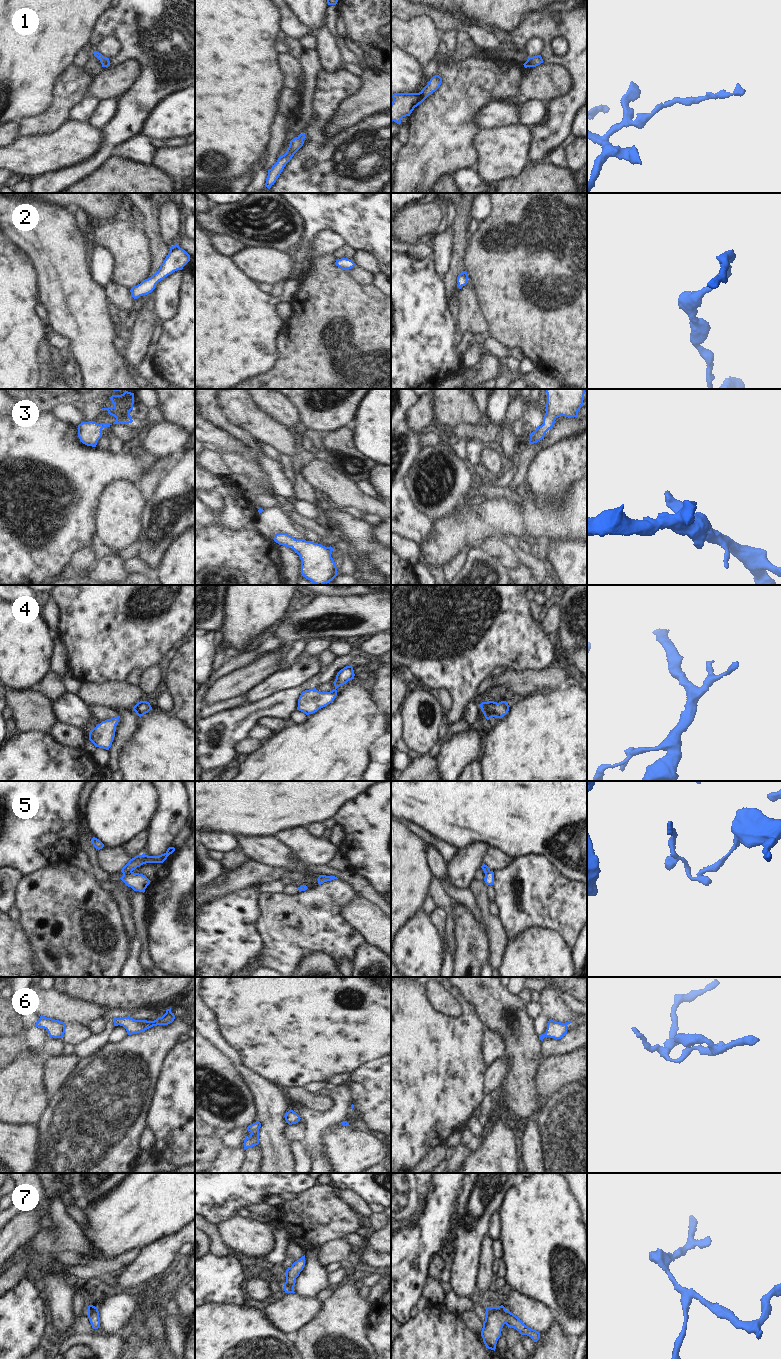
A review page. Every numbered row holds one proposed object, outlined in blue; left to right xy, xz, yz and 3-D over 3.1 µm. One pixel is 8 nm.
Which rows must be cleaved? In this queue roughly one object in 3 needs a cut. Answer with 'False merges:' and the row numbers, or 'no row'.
False merges: 5

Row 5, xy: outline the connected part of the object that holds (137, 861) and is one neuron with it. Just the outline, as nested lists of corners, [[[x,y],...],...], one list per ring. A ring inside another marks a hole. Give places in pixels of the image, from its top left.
[[[169,847],[164,854],[159,856],[148,856],[144,853],[142,855],[137,855],[130,859],[129,862],[122,868],[122,873],[132,872],[137,867],[140,867],[146,863],[163,863],[167,857],[175,851],[174,847]]]

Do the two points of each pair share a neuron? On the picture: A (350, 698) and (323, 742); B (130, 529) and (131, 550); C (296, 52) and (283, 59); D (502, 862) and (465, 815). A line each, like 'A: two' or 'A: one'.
A: one
B: two
C: two
D: two

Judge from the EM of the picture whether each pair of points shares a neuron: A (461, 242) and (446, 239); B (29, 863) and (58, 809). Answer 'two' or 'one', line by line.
A: two
B: one

